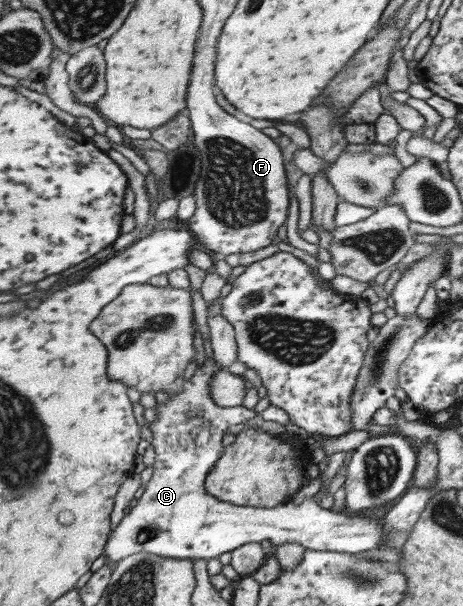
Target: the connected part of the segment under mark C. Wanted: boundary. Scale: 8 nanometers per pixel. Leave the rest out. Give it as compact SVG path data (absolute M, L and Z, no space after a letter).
M207 357L204 367L197 366L194 376L185 381L184 391L172 395L168 405L156 405L157 418L149 425L154 436L148 439L156 453L154 474L136 506L130 508L109 534L103 552L106 562L113 566L137 552L164 558L208 560L247 542L263 540L269 540L273 548L293 542L305 549L352 554L379 548L387 537L384 520L324 510L313 497L304 498L300 504L290 500L274 508L238 508L206 493L204 482L226 450L222 444L225 430L256 416L242 406L222 408L212 400L209 382L220 370L217 362Z

